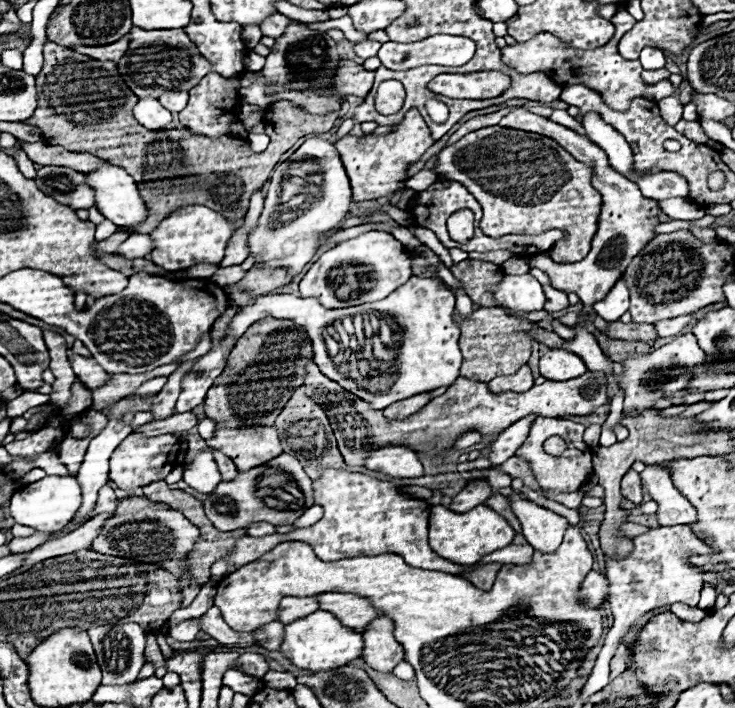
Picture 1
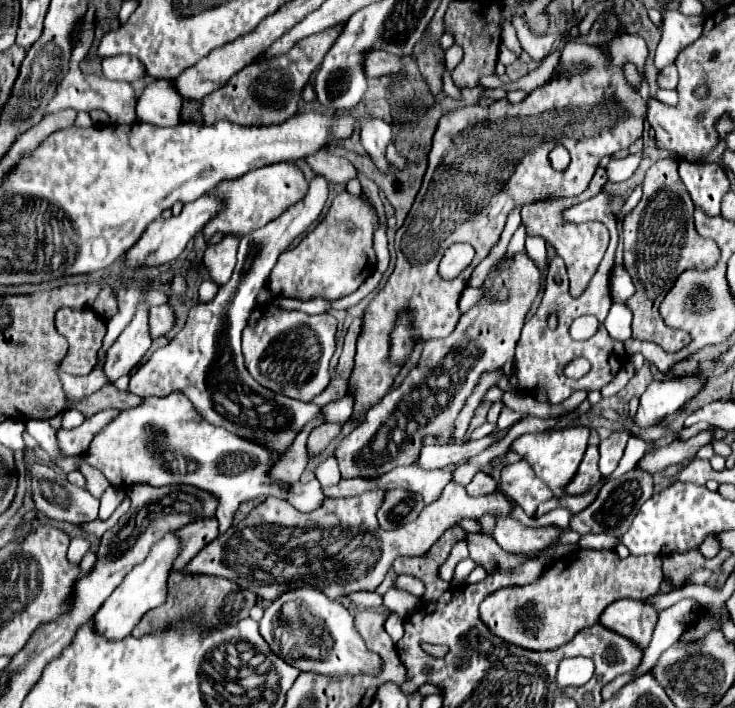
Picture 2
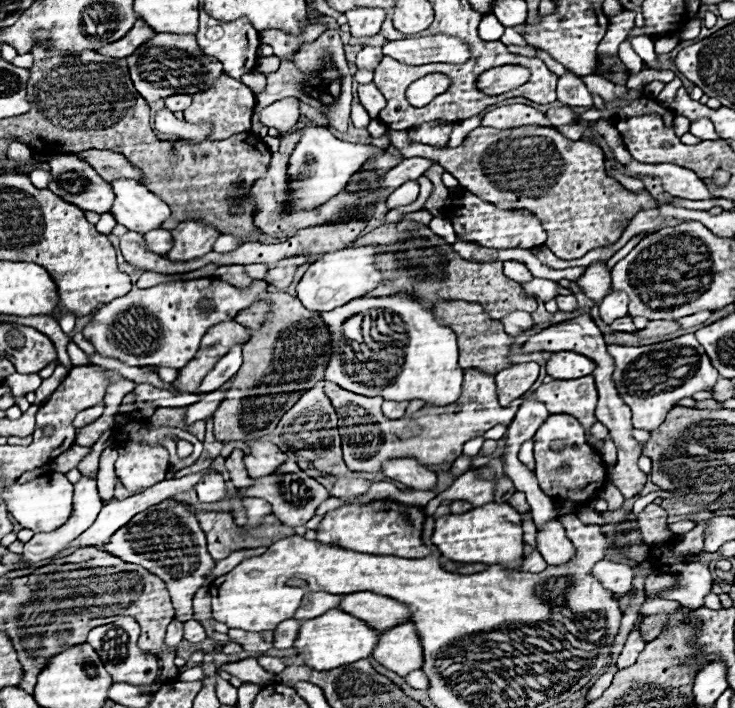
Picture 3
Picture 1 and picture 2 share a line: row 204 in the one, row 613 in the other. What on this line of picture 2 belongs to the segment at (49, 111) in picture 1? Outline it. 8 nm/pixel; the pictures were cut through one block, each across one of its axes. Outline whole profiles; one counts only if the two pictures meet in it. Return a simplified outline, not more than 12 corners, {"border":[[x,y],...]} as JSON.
{"border":[[174,570],[168,600],[132,630],[162,630],[192,612],[208,628],[248,618],[256,594],[236,582]]}

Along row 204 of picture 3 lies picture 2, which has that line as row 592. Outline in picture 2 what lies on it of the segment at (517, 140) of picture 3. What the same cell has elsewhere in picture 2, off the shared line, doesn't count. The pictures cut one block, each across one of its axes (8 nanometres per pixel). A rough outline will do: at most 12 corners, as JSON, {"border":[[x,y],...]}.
{"border":[[574,548],[498,590],[484,624],[552,650],[620,598],[658,594],[660,556]]}

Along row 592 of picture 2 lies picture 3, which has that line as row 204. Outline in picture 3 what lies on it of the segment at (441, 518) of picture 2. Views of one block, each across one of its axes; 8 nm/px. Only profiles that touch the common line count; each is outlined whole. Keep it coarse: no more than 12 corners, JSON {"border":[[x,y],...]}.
{"border":[[272,154],[252,186],[254,224],[270,236],[334,222],[358,198],[342,190],[322,208],[286,214],[288,156]]}

